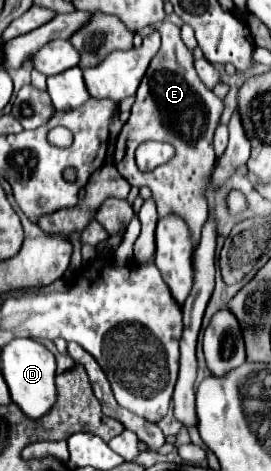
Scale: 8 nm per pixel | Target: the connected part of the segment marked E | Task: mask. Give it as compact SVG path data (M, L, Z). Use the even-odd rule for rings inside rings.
M163 21L159 27L163 45L153 57L131 109L131 117L117 137L115 147L115 167L123 179L133 187L149 187L157 203L159 217L169 217L169 213L179 213L187 227L191 229L191 241L199 245L201 229L208 218L205 201L205 183L211 167L215 164L213 151L213 131L223 113L223 101L207 89L193 67L193 53L185 47L179 37L179 29ZM143 141L165 141L175 147L175 157L167 163L155 167L153 171L139 171L135 165L135 149Z

